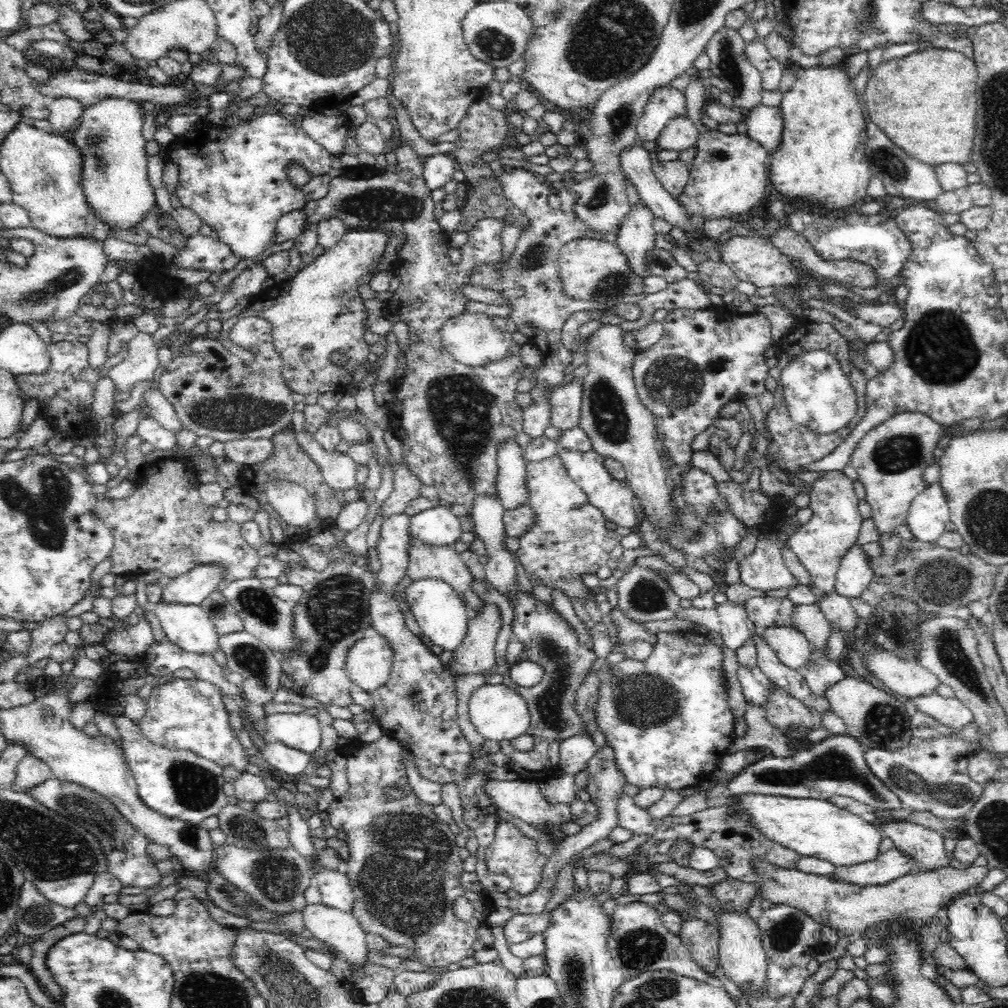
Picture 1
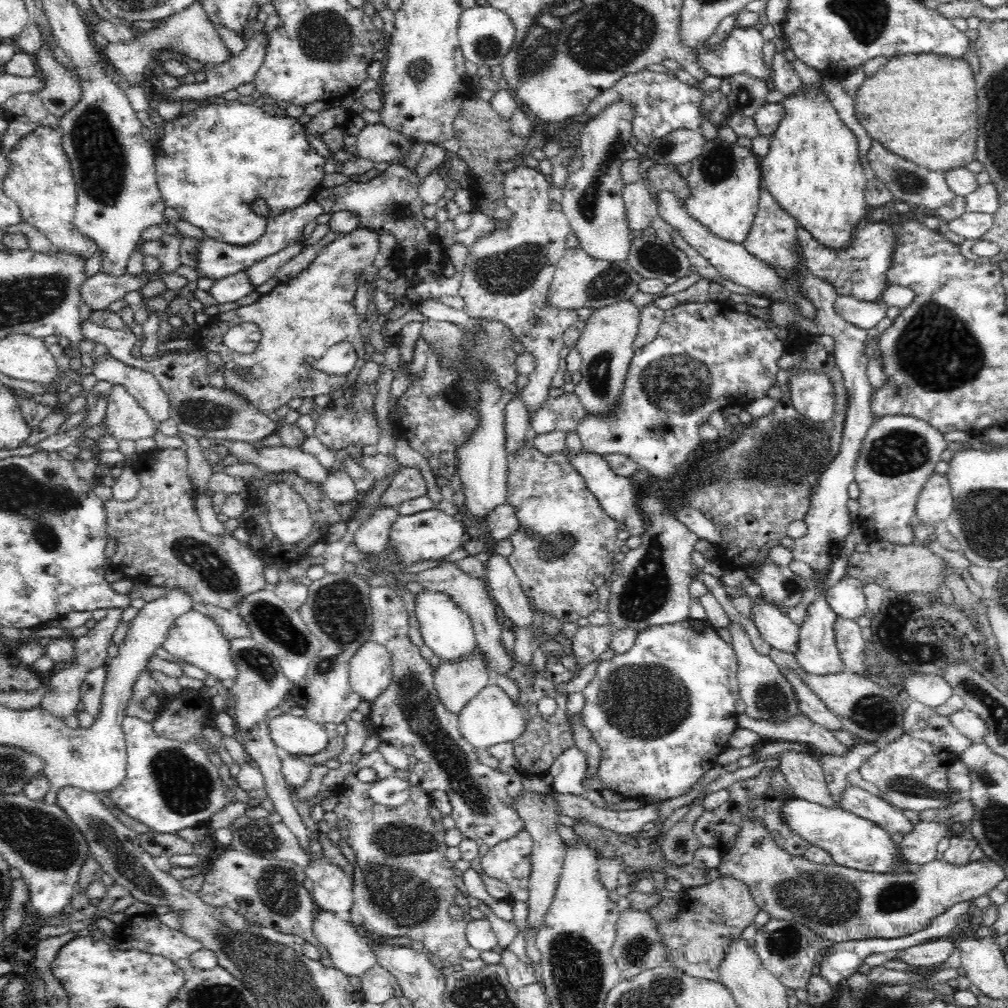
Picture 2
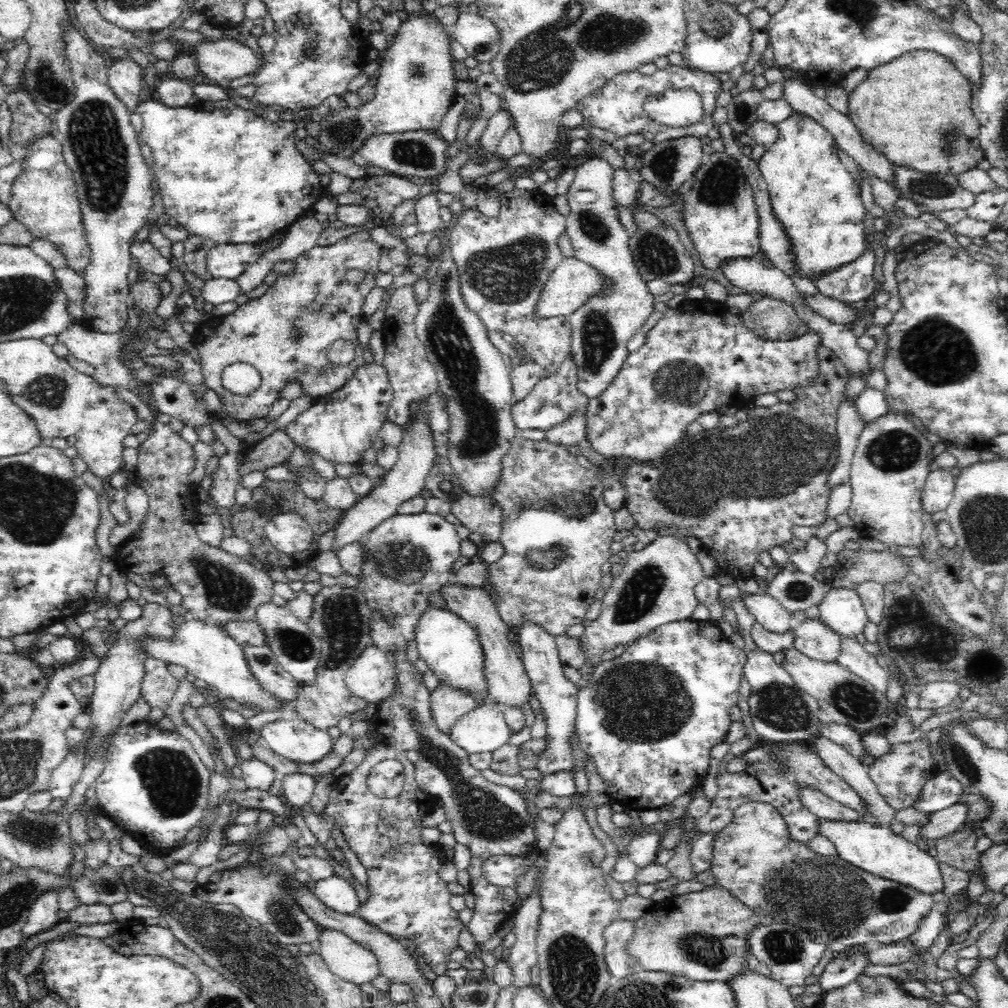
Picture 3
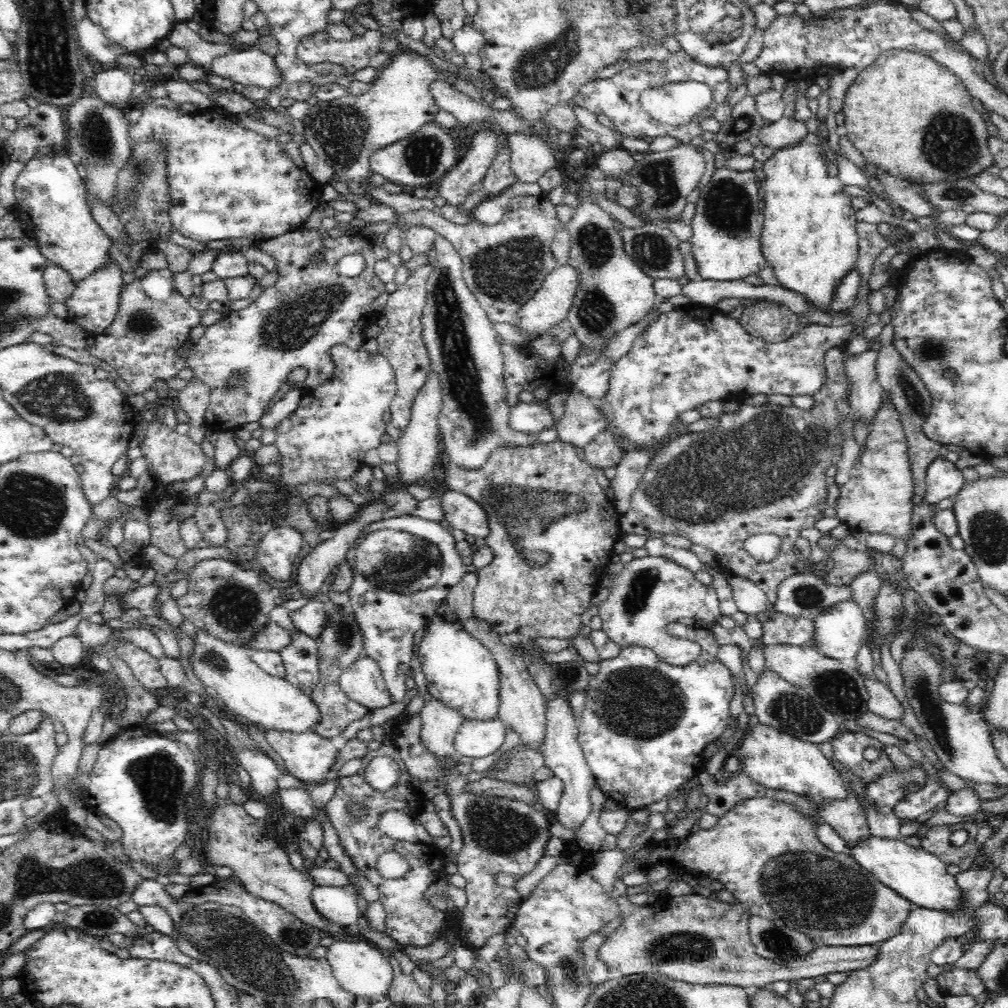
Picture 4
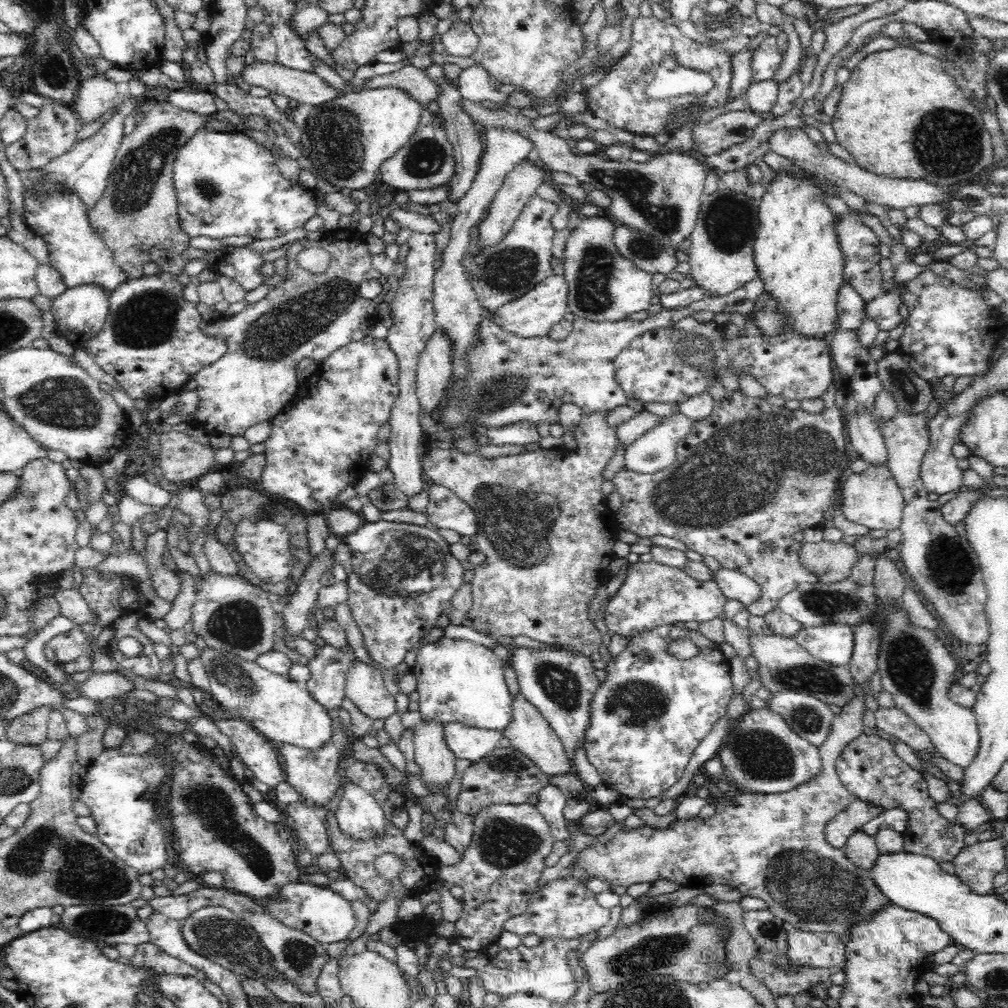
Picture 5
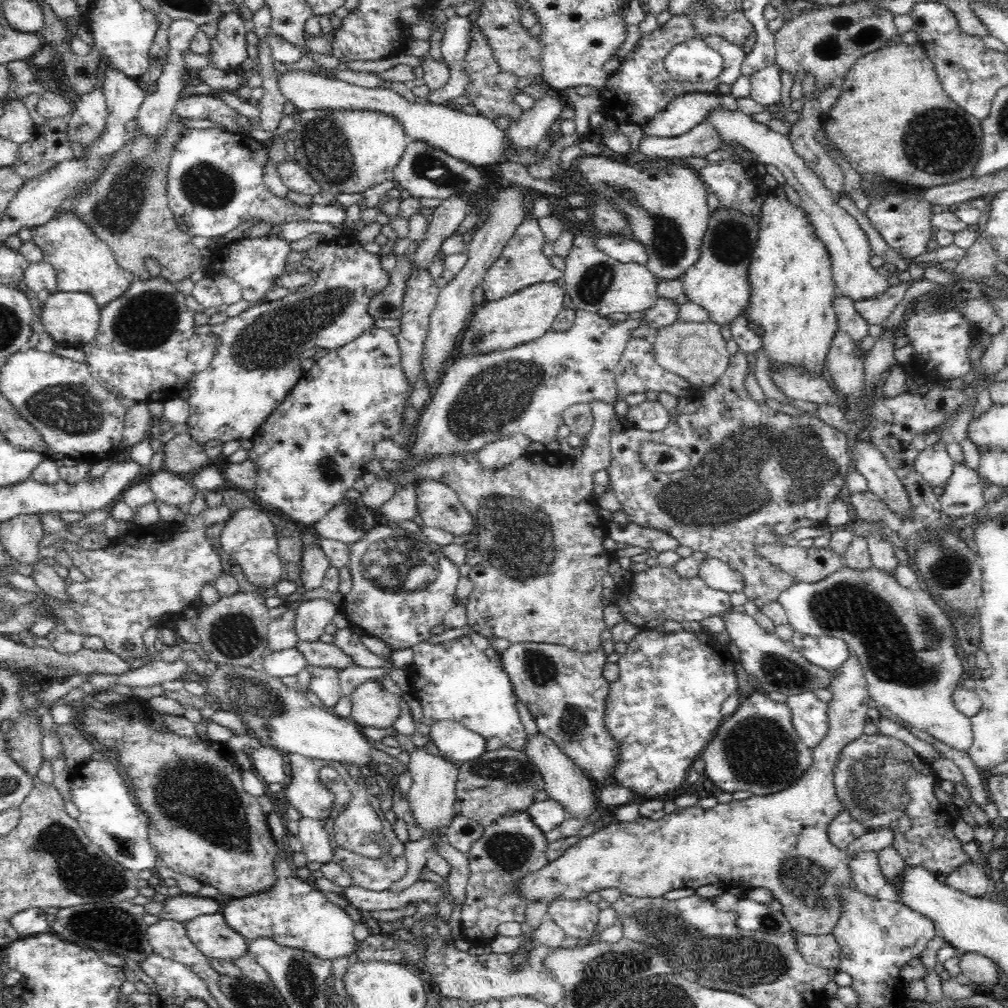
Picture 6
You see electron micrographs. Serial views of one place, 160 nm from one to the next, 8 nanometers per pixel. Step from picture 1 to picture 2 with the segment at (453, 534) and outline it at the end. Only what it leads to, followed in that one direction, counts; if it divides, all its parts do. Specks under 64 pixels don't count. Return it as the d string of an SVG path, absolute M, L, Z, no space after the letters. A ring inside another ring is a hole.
M434 507L410 516L398 516L396 522L390 528L388 541L394 547L394 558L397 559L397 556L400 556L400 558L406 560L408 566L411 566L418 560L445 559L448 554L462 546L464 532L464 526L461 521L455 520L453 516Z

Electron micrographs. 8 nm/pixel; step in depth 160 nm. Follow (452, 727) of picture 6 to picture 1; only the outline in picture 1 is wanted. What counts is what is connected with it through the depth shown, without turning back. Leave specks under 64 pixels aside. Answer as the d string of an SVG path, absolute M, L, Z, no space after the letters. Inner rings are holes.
M484 683L473 690L469 699L468 712L472 725L486 740L499 743L502 740L511 741L527 732L531 717L527 702L516 690L501 684Z

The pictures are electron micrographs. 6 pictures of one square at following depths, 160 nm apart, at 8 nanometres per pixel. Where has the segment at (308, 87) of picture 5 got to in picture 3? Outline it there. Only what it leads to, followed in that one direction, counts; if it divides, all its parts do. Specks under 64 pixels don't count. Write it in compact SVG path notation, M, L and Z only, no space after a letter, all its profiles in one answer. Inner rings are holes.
M236 39L200 42L192 47L191 56L208 78L227 89L234 78L256 74L264 64L264 59L263 62L258 60L252 49Z

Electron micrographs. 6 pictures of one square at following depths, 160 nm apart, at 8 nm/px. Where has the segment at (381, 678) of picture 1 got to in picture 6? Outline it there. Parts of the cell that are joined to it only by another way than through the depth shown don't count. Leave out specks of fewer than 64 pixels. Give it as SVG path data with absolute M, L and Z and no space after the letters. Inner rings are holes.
M368 679L366 682L358 685L348 697L352 703L350 719L361 728L388 729L394 726L394 722L400 716L399 697L384 689L382 683L376 679Z

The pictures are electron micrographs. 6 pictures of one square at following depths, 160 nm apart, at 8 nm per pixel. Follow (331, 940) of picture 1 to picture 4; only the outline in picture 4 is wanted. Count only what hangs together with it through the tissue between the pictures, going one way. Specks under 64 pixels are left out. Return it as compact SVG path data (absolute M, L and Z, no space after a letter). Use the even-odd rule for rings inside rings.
M337 938L327 947L325 958L331 966L335 979L344 990L371 1003L387 998L388 988L394 978L393 968L388 962L387 953L371 942L363 939Z

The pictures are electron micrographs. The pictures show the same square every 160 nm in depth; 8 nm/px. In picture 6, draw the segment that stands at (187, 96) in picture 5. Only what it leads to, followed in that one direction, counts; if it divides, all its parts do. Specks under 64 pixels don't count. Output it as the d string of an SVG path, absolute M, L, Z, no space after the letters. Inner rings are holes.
M190 95L178 100L175 114L193 121L210 120L222 124L225 131L240 133L244 122L237 111L224 104L220 97L209 95Z

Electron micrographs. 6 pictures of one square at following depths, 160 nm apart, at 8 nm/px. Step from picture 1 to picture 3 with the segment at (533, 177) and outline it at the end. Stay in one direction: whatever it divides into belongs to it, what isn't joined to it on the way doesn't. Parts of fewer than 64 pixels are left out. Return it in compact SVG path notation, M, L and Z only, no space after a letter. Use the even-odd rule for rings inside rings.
M514 188L500 196L500 216L474 216L475 208L470 208L460 214L458 224L452 225L450 232L452 257L459 270L460 292L469 311L474 312L486 328L513 336L525 354L543 368L543 376L546 377L554 374L570 354L572 327L568 316L542 319L534 314L549 274L564 258L557 243L566 230L566 217L554 207L553 199L539 189Z

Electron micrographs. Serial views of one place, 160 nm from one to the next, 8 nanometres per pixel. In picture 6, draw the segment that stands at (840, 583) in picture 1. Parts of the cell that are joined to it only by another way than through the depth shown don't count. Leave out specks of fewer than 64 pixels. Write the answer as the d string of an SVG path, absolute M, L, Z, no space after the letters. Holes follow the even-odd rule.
M794 632L791 644L802 654L803 658L806 658L806 661L833 673L840 670L852 654L842 639L832 636L821 636L819 639Z

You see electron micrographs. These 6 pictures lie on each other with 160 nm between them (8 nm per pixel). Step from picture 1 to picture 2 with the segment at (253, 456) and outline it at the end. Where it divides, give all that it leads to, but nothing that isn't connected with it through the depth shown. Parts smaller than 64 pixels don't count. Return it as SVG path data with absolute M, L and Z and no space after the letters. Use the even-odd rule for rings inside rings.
M230 441L228 442L228 450L230 454L229 456L234 456L234 458L237 458L239 462L254 464L254 466L258 466L260 470L264 470L264 472L268 473L290 471L298 474L298 476L302 477L302 479L306 481L320 484L326 480L329 473L329 469L320 465L320 462L316 457L314 457L314 455L302 451L299 447L290 448L286 447L286 445L256 447L256 445L252 445L252 443L249 442Z

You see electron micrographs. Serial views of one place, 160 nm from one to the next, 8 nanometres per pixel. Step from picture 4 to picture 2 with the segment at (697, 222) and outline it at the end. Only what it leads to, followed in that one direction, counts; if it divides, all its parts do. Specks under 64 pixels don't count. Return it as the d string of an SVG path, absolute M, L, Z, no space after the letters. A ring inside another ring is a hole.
M720 137L706 140L702 154L692 160L692 170L685 179L691 191L683 200L686 211L719 239L744 244L760 202L762 176L759 161L755 149L724 142Z

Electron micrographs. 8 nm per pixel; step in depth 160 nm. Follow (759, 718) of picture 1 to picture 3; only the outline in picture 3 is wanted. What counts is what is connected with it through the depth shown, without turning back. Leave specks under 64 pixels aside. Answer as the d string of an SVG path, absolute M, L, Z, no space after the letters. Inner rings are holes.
M799 787L800 802L816 815L818 819L834 821L855 821L862 819L862 815L849 806L838 804L829 796L822 794L812 787Z

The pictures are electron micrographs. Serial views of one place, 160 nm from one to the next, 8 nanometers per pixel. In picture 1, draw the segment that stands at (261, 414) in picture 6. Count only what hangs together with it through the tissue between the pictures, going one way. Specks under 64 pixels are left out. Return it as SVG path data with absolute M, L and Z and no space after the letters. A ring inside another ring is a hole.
M354 229L346 232L332 249L328 249L321 256L316 257L309 265L302 266L296 275L284 282L281 287L273 287L270 291L264 290L257 302L248 304L237 316L233 316L222 322L221 337L218 339L230 353L240 358L244 363L252 363L255 354L246 351L244 347L230 341L230 328L246 316L262 317L272 325L274 335L274 347L282 355L282 375L284 375L287 387L294 393L309 395L312 393L342 392L347 389L352 381L352 374L356 368L368 358L370 345L364 341L364 323L368 319L368 312L364 305L364 299L358 293L358 280L368 274L376 273L378 264L382 260L385 248L389 241L388 233L382 231L370 231L368 229ZM339 351L345 354L347 365L336 365L330 361L334 352Z

